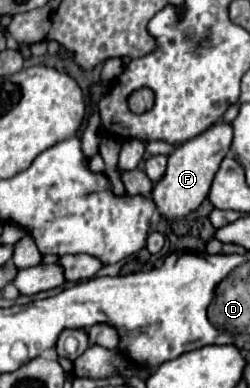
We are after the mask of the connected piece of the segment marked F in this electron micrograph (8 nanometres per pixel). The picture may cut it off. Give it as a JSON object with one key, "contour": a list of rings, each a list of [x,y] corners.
{"contour":[[[216,123],[210,129],[206,129],[204,133],[196,135],[194,139],[178,145],[170,153],[168,169],[166,169],[164,177],[158,183],[154,183],[154,187],[150,191],[150,199],[154,201],[154,205],[162,217],[182,219],[190,211],[196,211],[200,207],[200,203],[206,199],[206,195],[210,191],[216,169],[220,167],[222,159],[230,151],[230,143],[232,143],[232,127],[228,123]]]}

